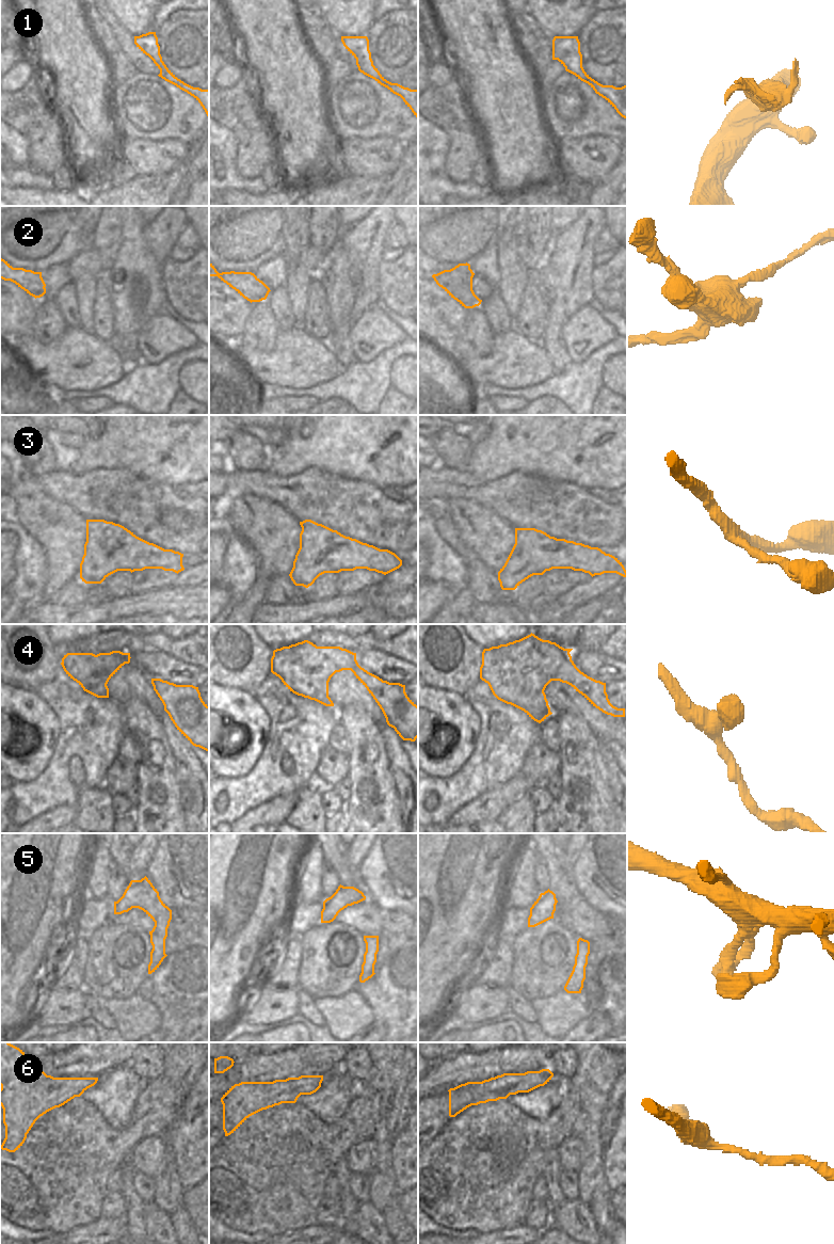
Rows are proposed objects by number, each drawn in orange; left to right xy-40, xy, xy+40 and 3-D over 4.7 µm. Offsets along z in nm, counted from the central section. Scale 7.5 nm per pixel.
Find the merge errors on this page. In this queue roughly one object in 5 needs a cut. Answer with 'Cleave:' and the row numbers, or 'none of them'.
Cleave: 2.

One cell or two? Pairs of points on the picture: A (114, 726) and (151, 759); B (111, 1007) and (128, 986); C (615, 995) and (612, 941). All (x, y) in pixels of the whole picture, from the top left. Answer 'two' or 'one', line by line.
A: two
B: two
C: two

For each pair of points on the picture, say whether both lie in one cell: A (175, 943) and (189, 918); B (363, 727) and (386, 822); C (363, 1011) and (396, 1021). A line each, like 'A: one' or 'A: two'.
A: one
B: one
C: two

